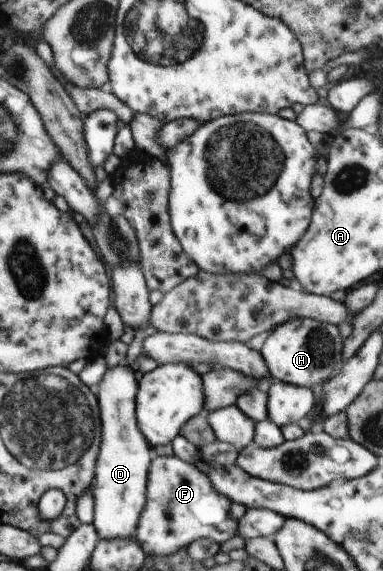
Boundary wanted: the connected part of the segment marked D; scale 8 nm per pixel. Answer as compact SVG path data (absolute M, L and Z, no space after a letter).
M125 365L111 367L111 369L107 368L103 379L101 379L101 383L99 383L97 397L100 407L102 437L94 471L94 483L91 488L93 489L93 497L95 499L94 520L92 524L95 526L100 539L127 539L127 537L133 537L136 533L139 517L147 501L147 477L155 453L149 445L149 441L141 433L139 423L137 423L137 390L138 381L137 377L135 377L135 368Z

